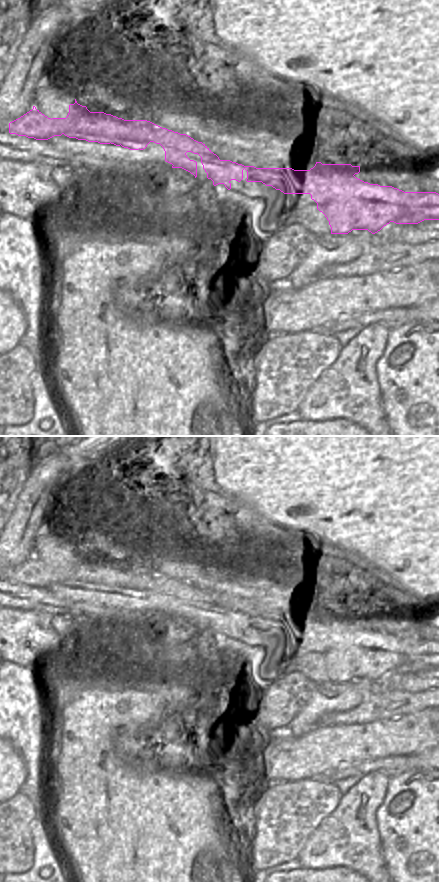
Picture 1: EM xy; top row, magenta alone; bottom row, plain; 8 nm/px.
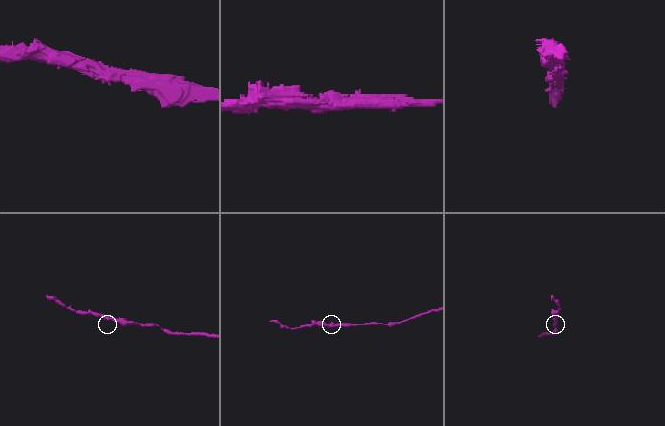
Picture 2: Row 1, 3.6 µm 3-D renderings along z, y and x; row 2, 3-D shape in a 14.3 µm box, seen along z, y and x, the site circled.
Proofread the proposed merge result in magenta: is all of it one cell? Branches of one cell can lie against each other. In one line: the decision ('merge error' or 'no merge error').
merge error

